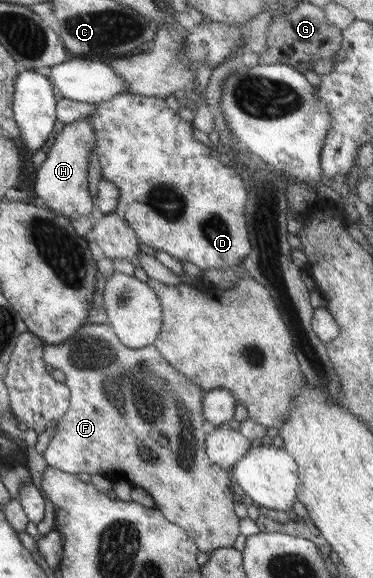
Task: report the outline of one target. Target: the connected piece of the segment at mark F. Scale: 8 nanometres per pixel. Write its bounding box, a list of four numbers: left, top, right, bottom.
[41,323,239,555]

